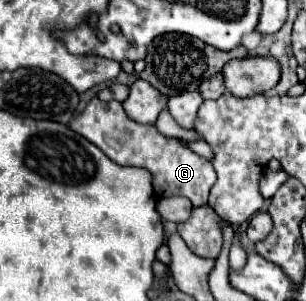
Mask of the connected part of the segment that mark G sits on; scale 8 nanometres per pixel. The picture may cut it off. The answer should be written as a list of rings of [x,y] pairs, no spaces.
[[[93,97],[83,113],[79,113],[69,127],[83,135],[87,141],[95,143],[111,161],[119,165],[133,165],[143,167],[153,175],[153,191],[157,197],[171,197],[171,195],[183,195],[187,197],[193,207],[201,207],[207,203],[209,191],[213,183],[217,181],[213,165],[203,159],[201,155],[187,149],[179,139],[167,139],[161,137],[153,125],[139,125],[131,121],[123,105],[119,101],[101,101]]]

